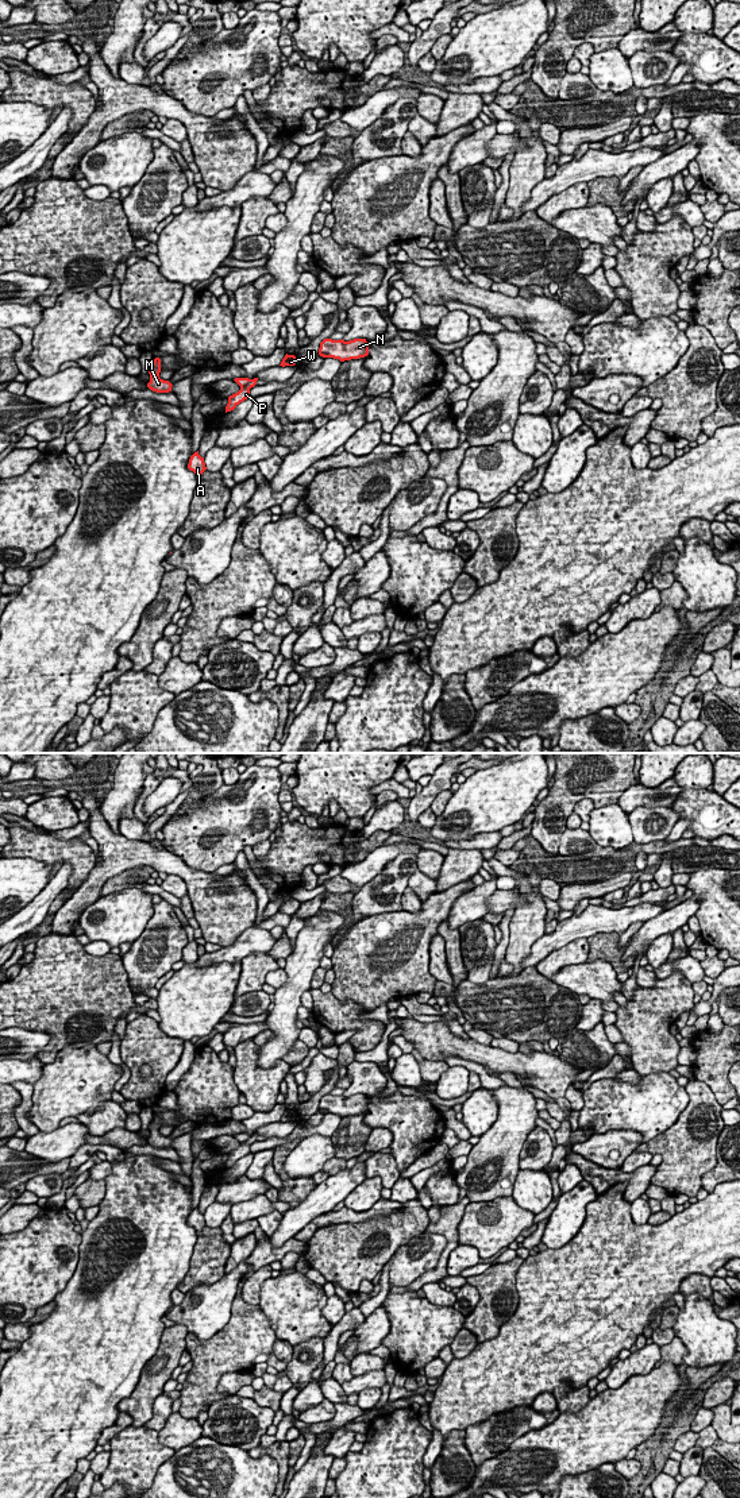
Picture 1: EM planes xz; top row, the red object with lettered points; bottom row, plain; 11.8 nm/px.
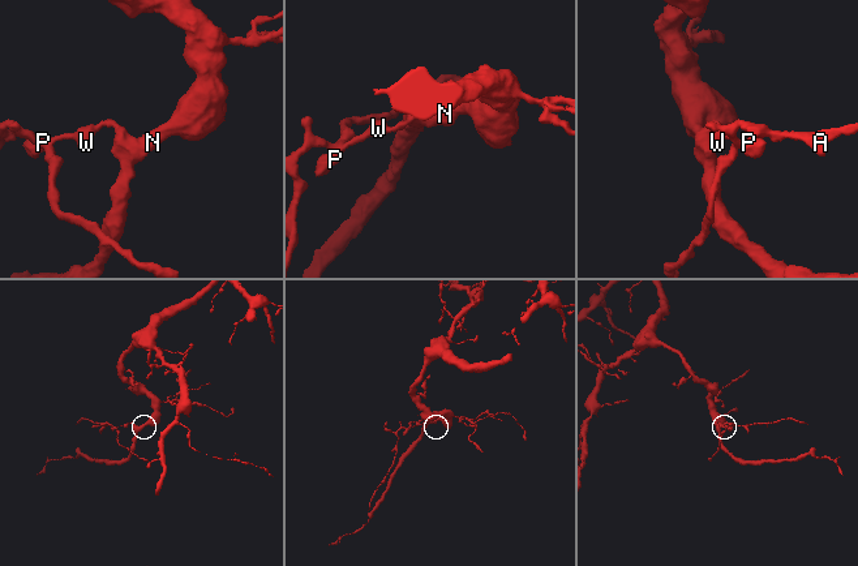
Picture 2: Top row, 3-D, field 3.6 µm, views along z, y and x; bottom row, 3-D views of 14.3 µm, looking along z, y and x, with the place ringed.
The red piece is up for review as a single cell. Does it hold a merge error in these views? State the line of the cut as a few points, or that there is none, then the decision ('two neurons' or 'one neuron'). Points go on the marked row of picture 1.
cut xz (253, 379), (241, 387); two neurons

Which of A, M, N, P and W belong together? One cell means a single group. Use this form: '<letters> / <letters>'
A M / N P W

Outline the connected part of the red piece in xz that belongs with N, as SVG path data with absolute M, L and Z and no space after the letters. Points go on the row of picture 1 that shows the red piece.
M324 339L320 343L319 355L339 359L340 362L359 359L369 355L369 343L366 339L354 339L350 341Z

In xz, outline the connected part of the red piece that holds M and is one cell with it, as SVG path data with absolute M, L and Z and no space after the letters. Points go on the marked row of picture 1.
M155 358L149 374L150 374L150 382L147 383L147 387L157 393L169 393L171 391L171 383L169 381L163 381L159 378L161 372L161 359Z

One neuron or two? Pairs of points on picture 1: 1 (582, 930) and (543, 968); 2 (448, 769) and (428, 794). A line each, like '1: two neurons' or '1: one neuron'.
1: two neurons
2: one neuron

